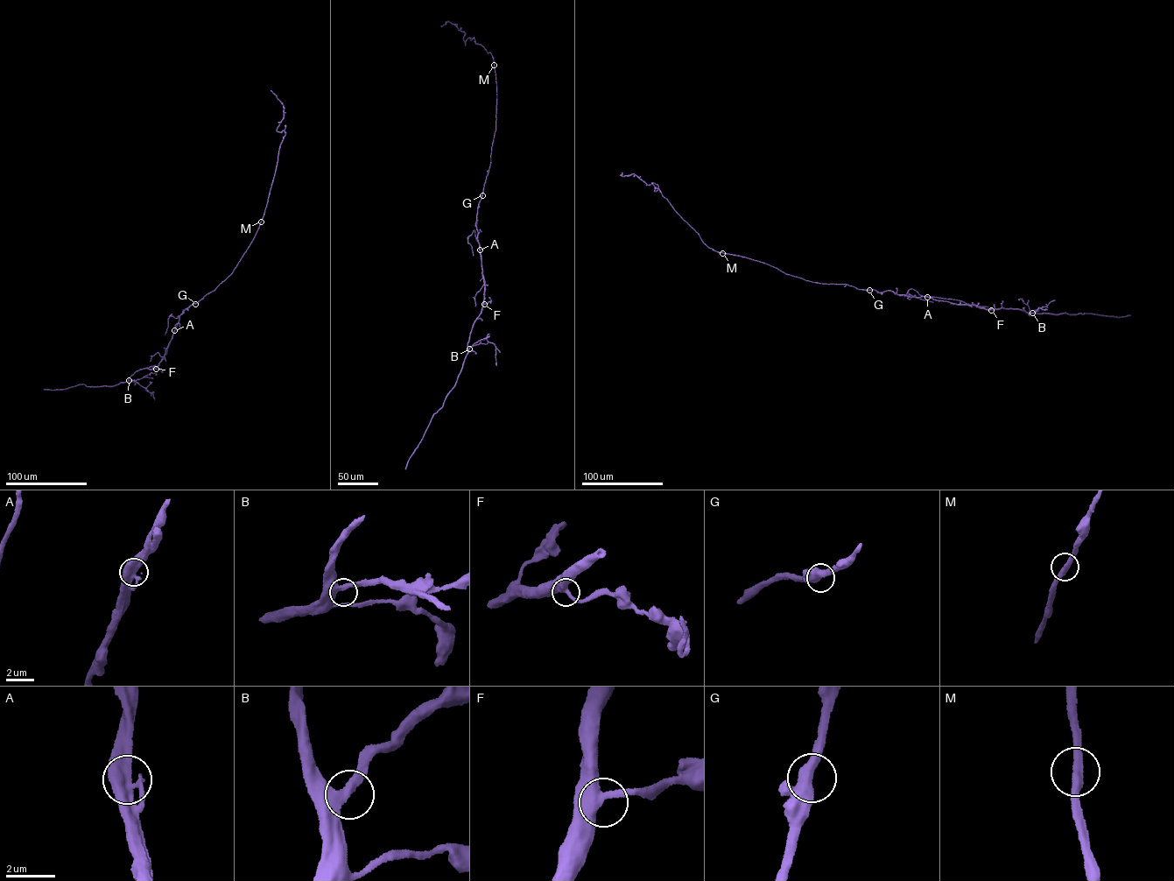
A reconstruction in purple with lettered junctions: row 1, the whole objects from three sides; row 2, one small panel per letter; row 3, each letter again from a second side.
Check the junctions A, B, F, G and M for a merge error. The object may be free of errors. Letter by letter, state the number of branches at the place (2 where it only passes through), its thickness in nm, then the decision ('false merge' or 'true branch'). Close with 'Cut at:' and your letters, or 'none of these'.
A: 2 | 600 nm | false merge
B: 2 | 420 nm | true branch
F: 2 | 480 nm | true branch
G: 2 | 500 nm | true branch
M: 2 | 360 nm | true branch
Cut at: A

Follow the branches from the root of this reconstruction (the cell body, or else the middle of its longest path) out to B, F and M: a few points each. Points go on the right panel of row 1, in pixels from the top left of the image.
B: (868, 290), (925, 296), (990, 310), (1010, 308), (1032, 313)
F: (868, 290), (925, 296), (991, 310)
M: (868, 290), (805, 280), (764, 263), (722, 253)

